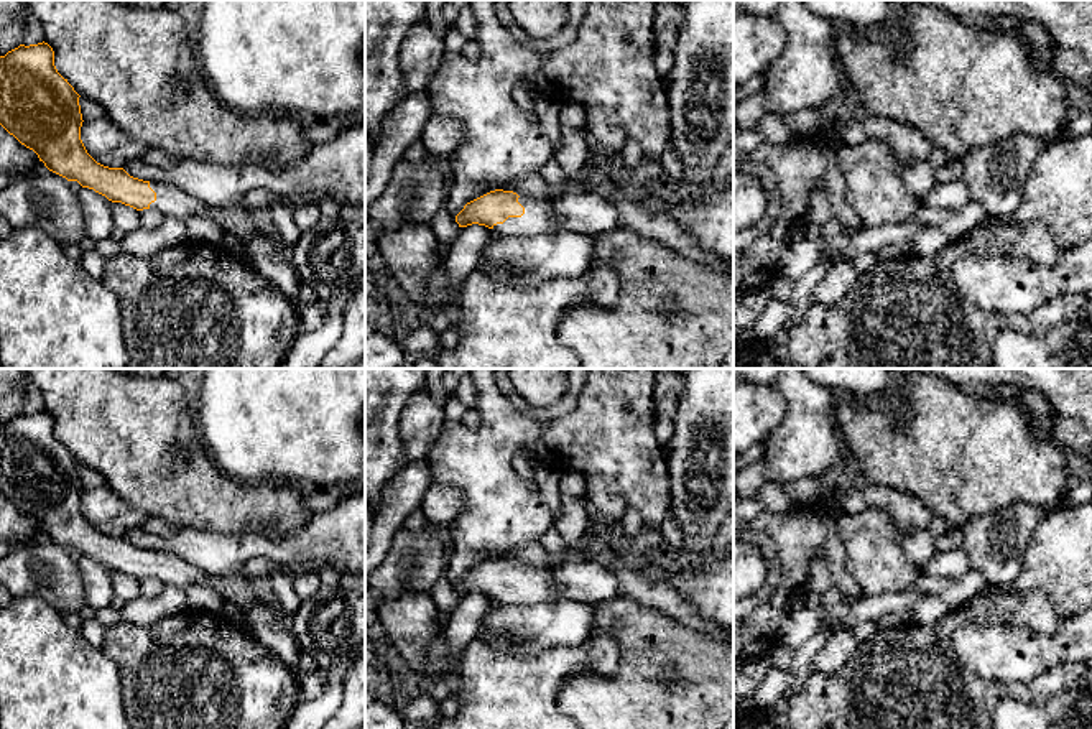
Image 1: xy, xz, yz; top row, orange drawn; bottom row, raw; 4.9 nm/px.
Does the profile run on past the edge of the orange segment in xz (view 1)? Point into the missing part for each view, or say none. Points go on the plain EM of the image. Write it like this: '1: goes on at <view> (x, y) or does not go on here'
1: goes on at xz (538, 586)

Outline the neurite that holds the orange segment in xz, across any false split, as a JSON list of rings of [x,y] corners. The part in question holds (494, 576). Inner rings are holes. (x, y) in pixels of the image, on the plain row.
[[[495,558],[464,574],[456,584],[459,596],[472,592],[493,597],[498,604],[534,606],[558,601],[553,568],[518,564]]]

